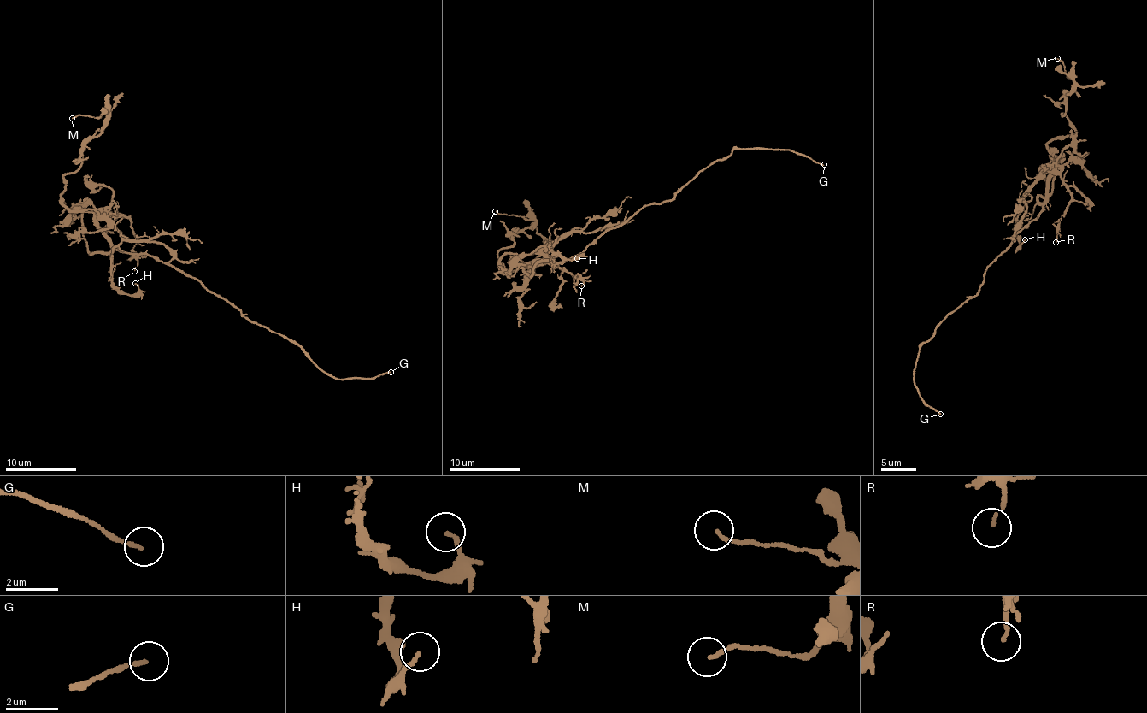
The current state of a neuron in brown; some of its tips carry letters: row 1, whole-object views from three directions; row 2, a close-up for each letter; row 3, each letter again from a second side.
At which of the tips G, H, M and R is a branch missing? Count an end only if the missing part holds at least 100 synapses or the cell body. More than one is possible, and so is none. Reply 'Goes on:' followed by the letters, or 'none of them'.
Goes on: G

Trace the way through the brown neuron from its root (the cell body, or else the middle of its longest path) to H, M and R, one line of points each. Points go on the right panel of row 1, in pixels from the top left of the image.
H: (1022, 218), (1026, 209), (1022, 194), (1026, 191), (1031, 198), (1016, 219), (1020, 248), (1025, 239)
M: (1022, 218), (1026, 209), (1023, 195), (1052, 157), (1049, 143), (1076, 132), (1061, 114), (1073, 79), (1057, 58)
R: (1022, 218), (1026, 209), (1023, 197), (1045, 171), (1055, 173), (1070, 195), (1071, 202), (1061, 217), (1055, 242)

